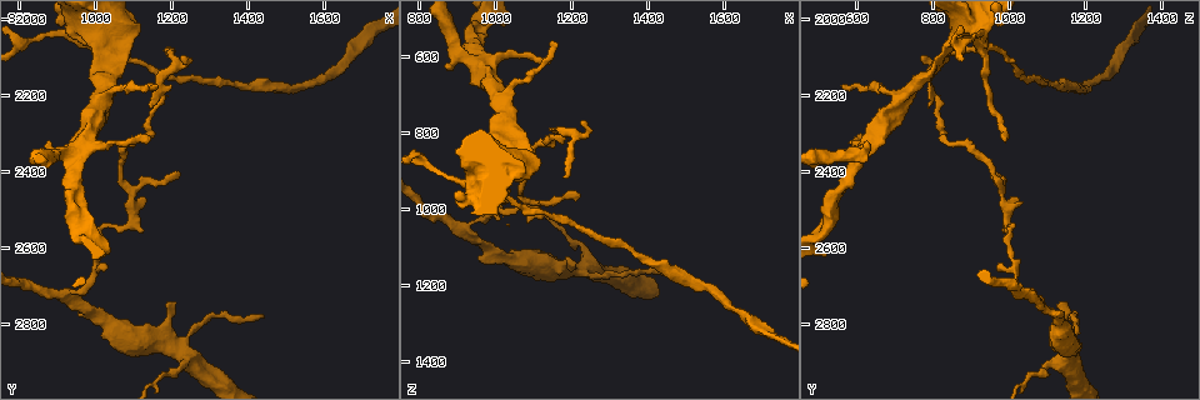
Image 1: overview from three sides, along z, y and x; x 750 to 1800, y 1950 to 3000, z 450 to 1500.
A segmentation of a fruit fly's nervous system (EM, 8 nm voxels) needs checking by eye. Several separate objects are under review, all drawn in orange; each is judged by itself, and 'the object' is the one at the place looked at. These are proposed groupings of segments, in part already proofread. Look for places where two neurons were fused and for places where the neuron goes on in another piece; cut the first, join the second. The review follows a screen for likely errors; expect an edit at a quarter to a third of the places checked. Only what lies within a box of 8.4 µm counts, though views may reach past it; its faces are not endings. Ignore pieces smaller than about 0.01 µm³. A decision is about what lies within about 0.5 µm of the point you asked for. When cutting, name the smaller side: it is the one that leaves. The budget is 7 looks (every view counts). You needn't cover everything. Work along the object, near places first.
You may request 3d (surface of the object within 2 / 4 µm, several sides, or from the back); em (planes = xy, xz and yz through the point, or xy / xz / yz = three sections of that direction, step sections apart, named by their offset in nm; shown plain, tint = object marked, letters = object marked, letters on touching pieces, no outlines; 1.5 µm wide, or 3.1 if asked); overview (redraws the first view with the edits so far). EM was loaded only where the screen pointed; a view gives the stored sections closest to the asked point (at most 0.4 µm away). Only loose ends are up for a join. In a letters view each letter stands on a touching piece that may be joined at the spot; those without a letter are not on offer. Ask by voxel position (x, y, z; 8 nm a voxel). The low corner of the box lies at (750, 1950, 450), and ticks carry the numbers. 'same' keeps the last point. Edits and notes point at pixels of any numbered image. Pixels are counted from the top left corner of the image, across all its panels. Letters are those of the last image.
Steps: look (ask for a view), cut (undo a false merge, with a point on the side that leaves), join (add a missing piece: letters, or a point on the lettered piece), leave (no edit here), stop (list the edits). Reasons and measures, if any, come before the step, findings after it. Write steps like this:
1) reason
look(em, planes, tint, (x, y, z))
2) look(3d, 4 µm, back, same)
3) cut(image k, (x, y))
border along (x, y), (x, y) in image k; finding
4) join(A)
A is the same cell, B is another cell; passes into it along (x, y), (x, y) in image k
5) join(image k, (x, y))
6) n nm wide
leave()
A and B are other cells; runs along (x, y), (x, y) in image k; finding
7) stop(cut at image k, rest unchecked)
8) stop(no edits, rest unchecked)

an open end
look(3d, 4 µm, (1230, 2095, 775))

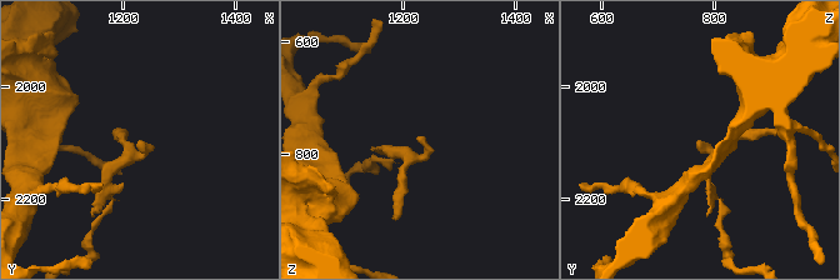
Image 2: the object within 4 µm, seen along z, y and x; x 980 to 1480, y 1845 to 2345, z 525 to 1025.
need the tissue
look(em, planes, letters, (1230, 2095, 765))

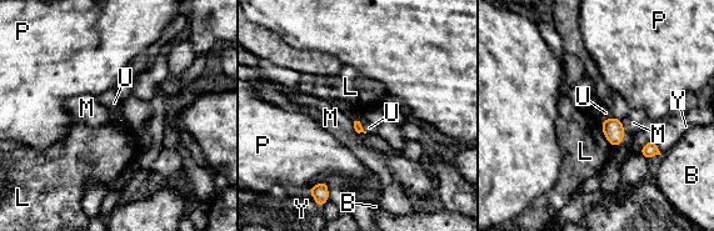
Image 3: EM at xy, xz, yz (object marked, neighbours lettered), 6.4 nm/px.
L touches over 220 nm
leave()
B, L, M, P, U and Y are other cells; border along (358, 120), (367, 131) in image 3; none of them fits

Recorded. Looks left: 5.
three arms meet
look(em, planes, letters, (920, 2035, 940))

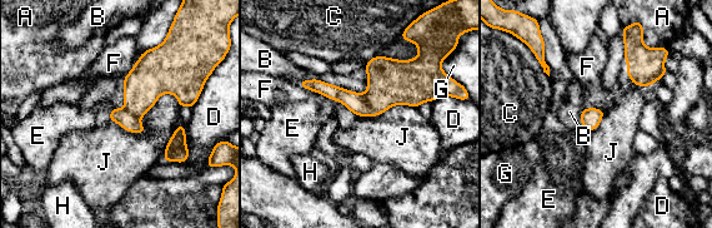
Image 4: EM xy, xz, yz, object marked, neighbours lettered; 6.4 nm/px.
130 nm wide
cut(image 4, (356, 103))
A, B, C, D, E, F, G, H and J are other cells; border along (362, 94), (370, 109), (370, 115) in image 4; two neurons meet here

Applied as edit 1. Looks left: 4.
stop(cut at image 4, rest unchecked)

